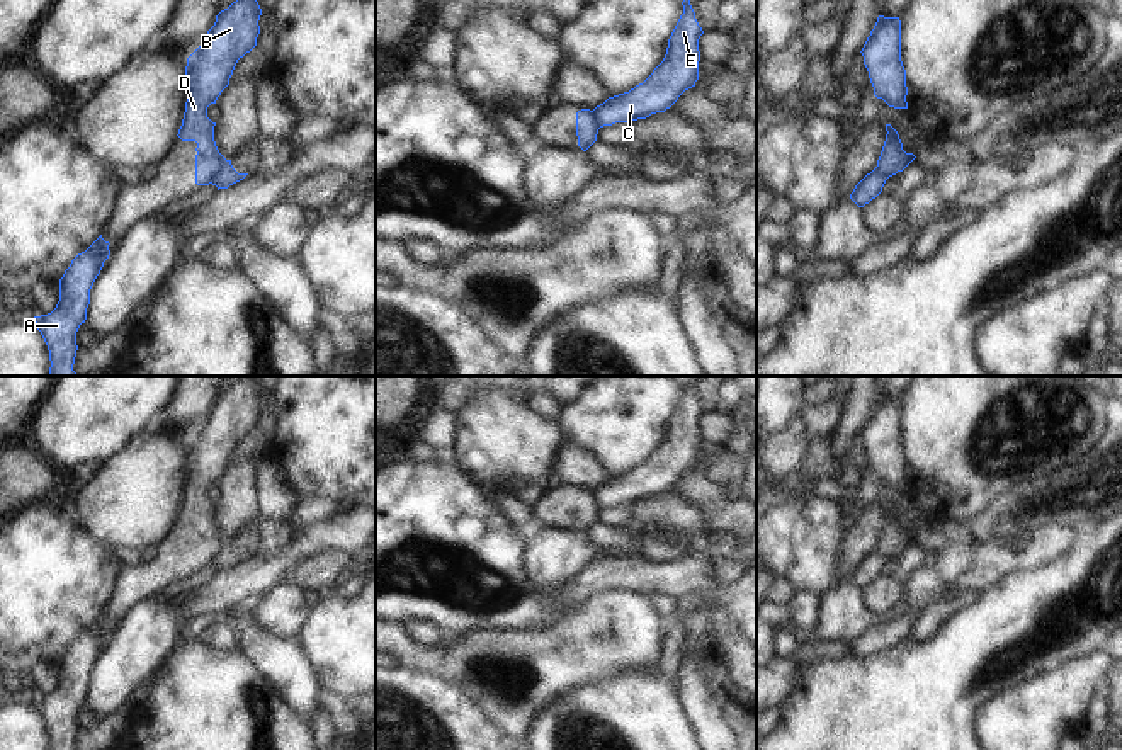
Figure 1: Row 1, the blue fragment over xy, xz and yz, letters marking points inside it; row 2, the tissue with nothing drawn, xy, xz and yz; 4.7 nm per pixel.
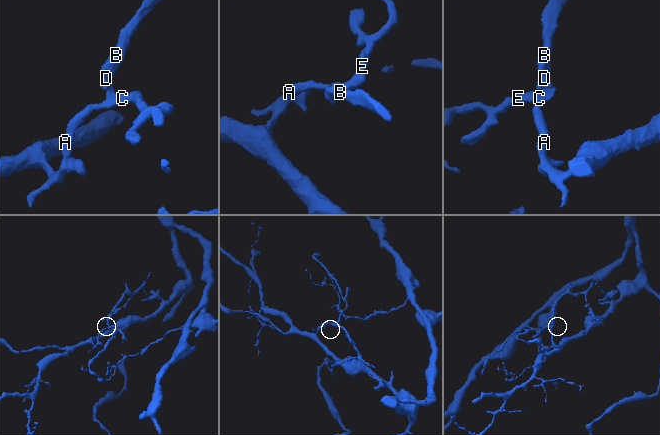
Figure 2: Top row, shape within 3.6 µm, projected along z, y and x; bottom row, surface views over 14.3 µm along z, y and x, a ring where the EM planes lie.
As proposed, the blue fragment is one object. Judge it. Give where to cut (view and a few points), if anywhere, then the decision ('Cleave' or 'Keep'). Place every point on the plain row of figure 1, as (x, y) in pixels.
Split along xy (225, 539), (209, 563). Cleave.

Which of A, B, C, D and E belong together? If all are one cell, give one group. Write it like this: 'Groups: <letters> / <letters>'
Groups: A C E / B D.

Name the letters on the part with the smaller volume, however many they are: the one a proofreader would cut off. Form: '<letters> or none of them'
B, D

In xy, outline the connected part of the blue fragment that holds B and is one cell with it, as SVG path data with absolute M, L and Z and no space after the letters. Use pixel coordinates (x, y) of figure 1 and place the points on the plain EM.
M243 376L216 396L201 427L187 439L187 483L178 510L182 522L196 522L196 565L209 566L224 537L214 522L207 488L216 485L240 439L257 427L262 389L257 376Z

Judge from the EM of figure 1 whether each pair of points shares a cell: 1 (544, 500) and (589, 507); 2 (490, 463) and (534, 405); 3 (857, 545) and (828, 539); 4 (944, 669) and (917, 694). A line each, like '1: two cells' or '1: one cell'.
1: one cell
2: two cells
3: two cells
4: one cell

